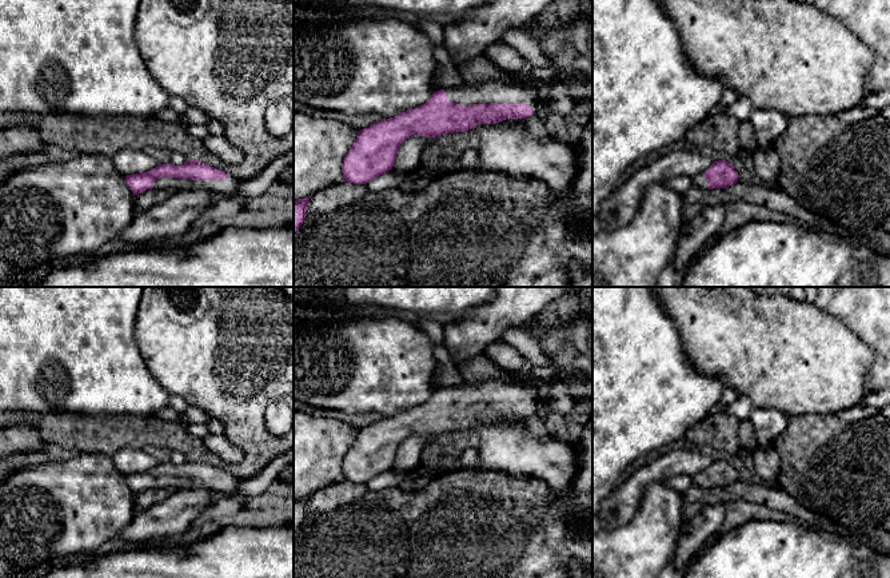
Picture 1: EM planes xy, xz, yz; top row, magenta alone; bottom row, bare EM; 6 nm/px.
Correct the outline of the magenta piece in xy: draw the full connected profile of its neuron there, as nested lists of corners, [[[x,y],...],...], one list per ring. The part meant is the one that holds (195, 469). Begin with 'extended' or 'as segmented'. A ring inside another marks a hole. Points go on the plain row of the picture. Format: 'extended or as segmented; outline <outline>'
extended; outline [[[188,459],[181,465],[157,463],[148,471],[127,474],[125,481],[133,494],[139,494],[145,489],[175,490],[204,486],[215,495],[235,495],[242,482],[200,459]]]

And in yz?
extended; outline [[[726,459],[713,461],[709,469],[693,477],[693,485],[705,489],[729,487],[737,481],[738,471]]]

